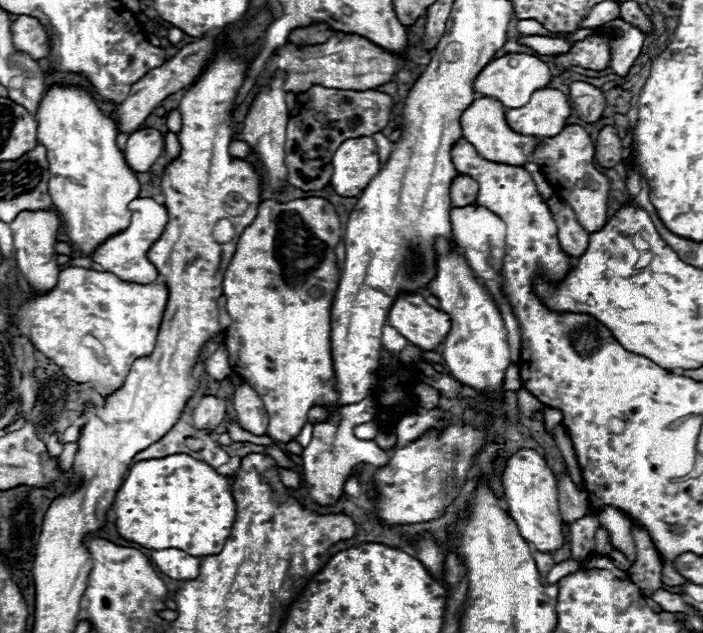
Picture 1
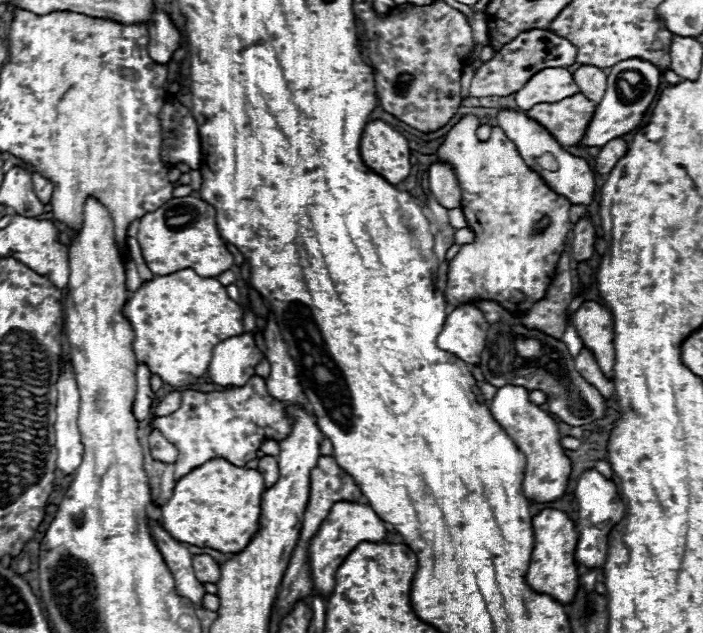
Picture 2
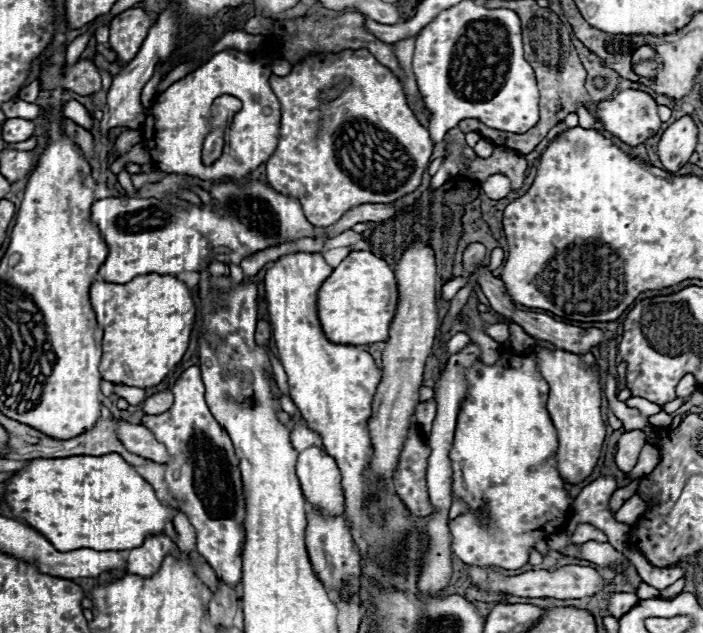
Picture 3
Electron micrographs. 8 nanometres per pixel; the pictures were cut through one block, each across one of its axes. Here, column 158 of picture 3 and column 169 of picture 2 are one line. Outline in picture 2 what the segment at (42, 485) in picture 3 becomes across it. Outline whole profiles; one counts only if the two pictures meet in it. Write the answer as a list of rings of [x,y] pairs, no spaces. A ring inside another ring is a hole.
[[[224,458],[208,460],[182,476],[174,486],[168,504],[160,506],[164,530],[182,544],[238,554],[260,528],[260,502],[264,490],[266,486],[258,470],[234,466]]]

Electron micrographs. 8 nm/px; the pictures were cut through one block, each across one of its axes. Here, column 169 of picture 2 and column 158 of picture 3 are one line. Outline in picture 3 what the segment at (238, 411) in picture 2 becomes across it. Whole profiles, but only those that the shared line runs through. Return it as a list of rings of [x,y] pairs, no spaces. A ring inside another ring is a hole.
[[[190,366],[180,374],[174,388],[174,404],[158,416],[146,414],[142,426],[152,430],[156,440],[166,444],[172,460],[166,464],[164,480],[176,496],[180,510],[190,518],[198,532],[196,550],[214,568],[216,576],[236,588],[242,580],[242,544],[244,544],[244,494],[238,458],[226,430],[214,420],[204,402],[204,384],[200,368]]]

